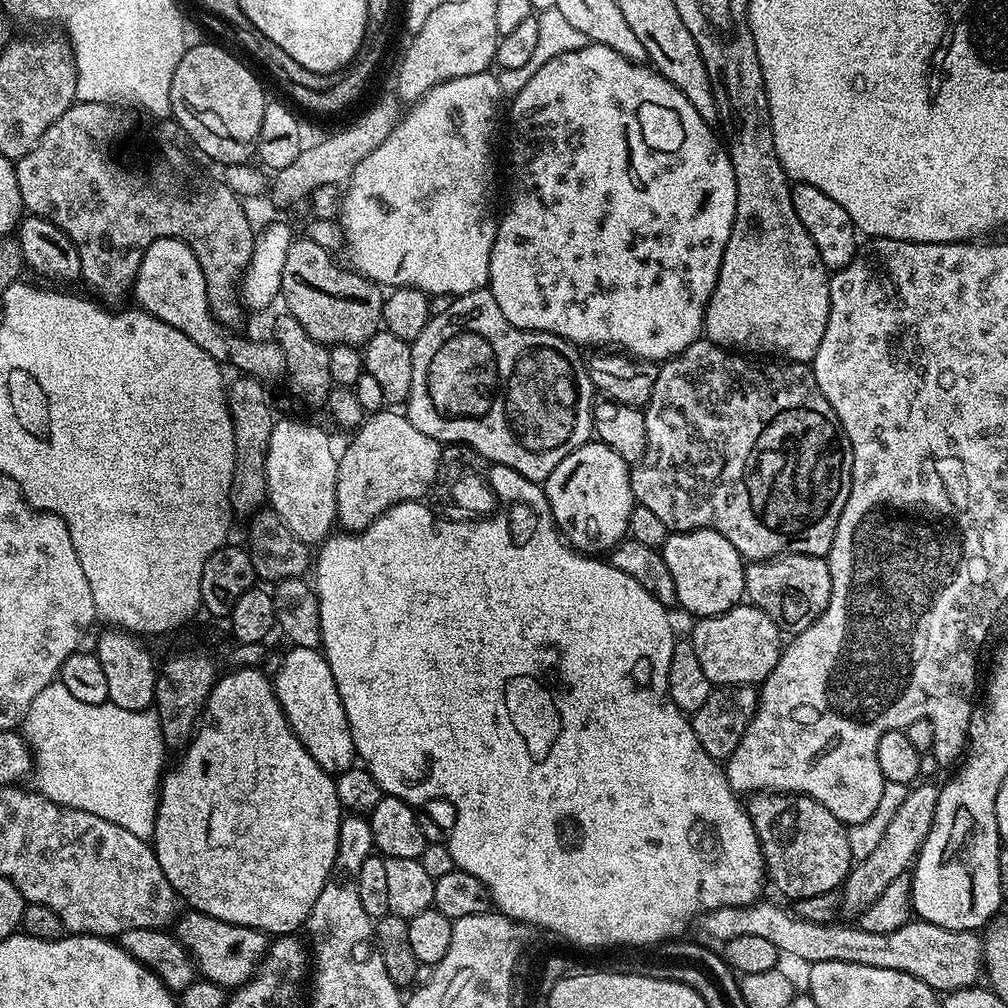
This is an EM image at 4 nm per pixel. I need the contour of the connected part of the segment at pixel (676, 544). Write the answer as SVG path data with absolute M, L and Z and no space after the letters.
M695 528L692 532L674 532L664 539L662 549L666 570L674 578L676 604L684 607L692 618L720 616L745 599L744 557L718 534L709 528Z

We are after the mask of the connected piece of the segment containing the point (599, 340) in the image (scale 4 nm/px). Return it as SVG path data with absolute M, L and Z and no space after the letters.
M591 42L582 50L570 50L566 54L558 54L554 58L550 58L550 62L546 62L546 66L542 66L542 70L538 70L538 74L534 74L534 78L530 78L530 82L526 82L526 86L522 86L520 93L511 97L510 104L512 104L512 145L508 148L508 160L510 163L516 164L516 177L512 180L512 201L509 202L504 216L502 212L496 226L494 250L490 250L490 274L488 275L487 286L488 291L494 294L494 302L498 302L502 314L506 314L506 318L515 328L525 328L528 332L549 332L555 336L561 336L569 344L577 346L583 346L583 344L611 346L613 349L623 350L635 359L653 362L671 360L673 356L680 355L686 350L686 346L690 346L695 340L701 339L704 330L704 311L708 305L710 294L718 282L718 274L722 266L722 254L726 250L726 242L730 242L730 230L734 226L734 210L736 209L734 170L728 157L727 147L722 143L719 135L715 136L712 133L714 131L713 125L707 124L702 118L702 114L698 114L698 110L694 110L694 106L690 106L686 94L682 94L682 90L675 88L659 72L644 64L635 64L622 58L622 54L618 54L618 50L610 50L610 46Z

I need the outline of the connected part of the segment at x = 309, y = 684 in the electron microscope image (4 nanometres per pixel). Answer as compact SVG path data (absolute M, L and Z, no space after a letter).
M295 646L287 650L289 652L281 658L276 676L274 675L280 708L286 714L288 725L294 730L298 742L306 746L310 758L314 758L314 762L318 762L324 772L344 772L357 763L358 757L354 738L350 734L350 722L346 718L346 710L334 682L334 674L330 674L330 666L323 651Z

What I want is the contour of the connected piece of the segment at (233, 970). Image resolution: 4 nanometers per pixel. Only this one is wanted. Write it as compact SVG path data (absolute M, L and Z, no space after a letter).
M195 910L185 911L175 921L174 935L191 954L197 973L205 980L222 985L226 990L235 990L252 979L270 943L265 933L254 928L222 922Z

